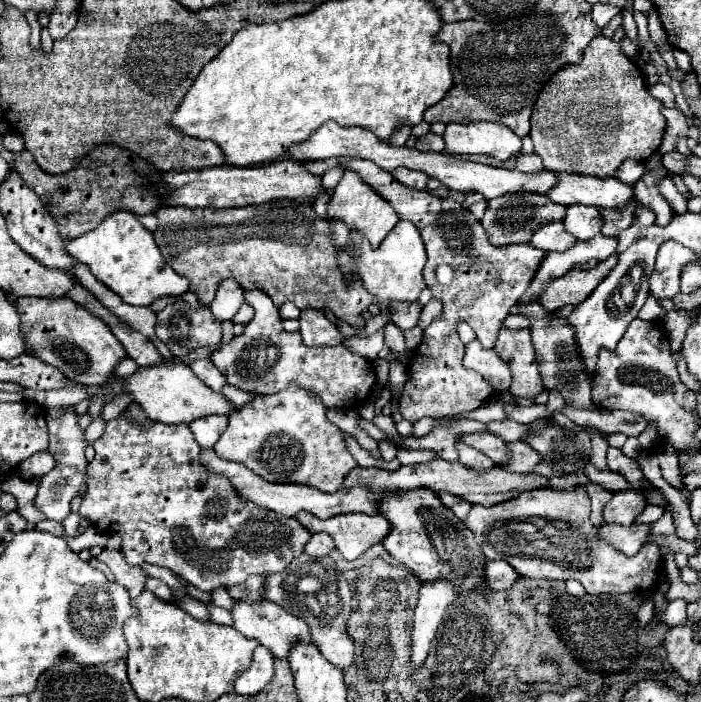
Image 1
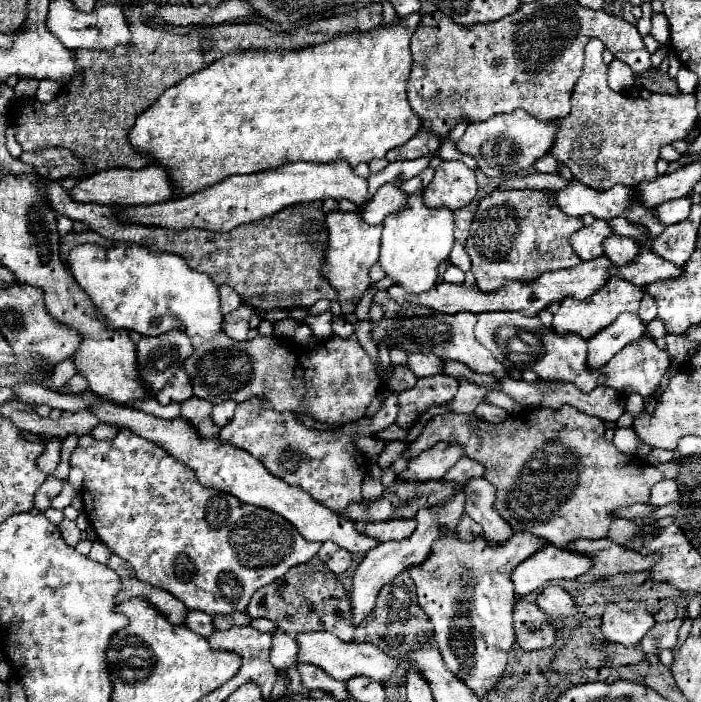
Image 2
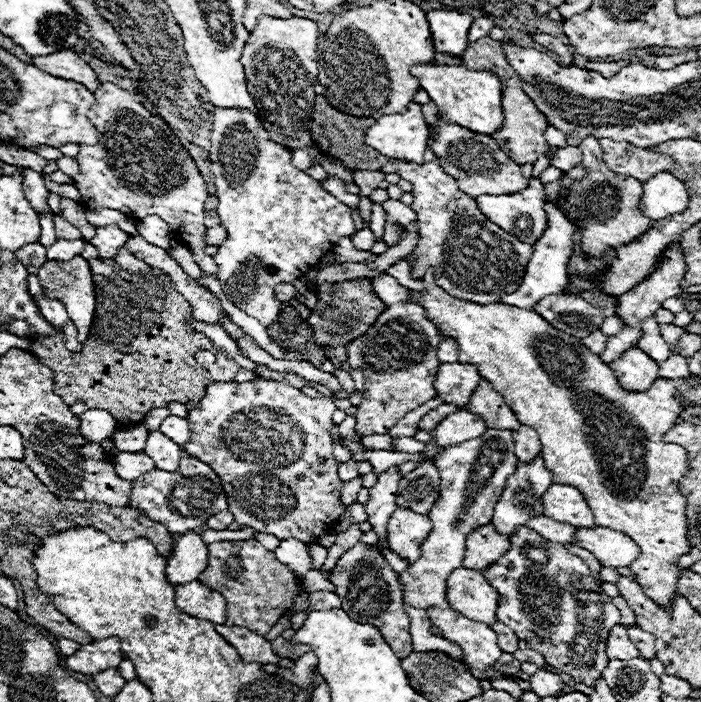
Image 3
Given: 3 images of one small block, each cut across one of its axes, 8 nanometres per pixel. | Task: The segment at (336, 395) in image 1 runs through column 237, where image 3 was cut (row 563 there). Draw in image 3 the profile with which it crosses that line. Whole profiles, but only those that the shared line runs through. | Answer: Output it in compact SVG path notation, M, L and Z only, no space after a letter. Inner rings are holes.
M358 542L354 548L346 550L332 570L332 584L336 586L342 608L352 620L376 626L400 660L402 656L410 656L410 618L402 608L402 586L398 582L398 574L388 566L378 548Z

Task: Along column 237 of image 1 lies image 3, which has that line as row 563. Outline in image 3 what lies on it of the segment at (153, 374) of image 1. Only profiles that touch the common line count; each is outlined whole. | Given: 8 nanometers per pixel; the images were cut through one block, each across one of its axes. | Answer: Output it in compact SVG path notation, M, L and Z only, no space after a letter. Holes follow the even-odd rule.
M396 508L388 520L388 546L402 560L412 564L420 556L420 544L430 532L432 522L428 516L416 514L408 508Z

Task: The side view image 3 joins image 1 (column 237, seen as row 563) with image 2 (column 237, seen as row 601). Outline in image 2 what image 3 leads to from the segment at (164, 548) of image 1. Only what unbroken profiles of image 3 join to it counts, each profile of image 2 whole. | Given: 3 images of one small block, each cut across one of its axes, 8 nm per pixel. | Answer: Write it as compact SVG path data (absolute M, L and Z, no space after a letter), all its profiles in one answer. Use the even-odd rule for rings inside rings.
M120 428L118 434L112 438L112 440L94 440L88 448L82 448L78 446L72 456L70 456L70 464L72 466L80 466L84 470L84 484L82 484L82 500L84 500L84 512L94 528L94 532L98 534L100 542L104 542L112 554L128 560L136 572L136 578L152 584L152 586L158 586L166 592L170 592L172 596L176 596L178 600L182 600L186 604L188 610L200 610L208 616L216 616L216 614L232 614L232 612L244 612L246 606L248 606L248 600L250 596L262 588L262 586L268 586L270 582L278 580L280 576L284 576L292 566L296 564L304 564L308 562L310 558L314 558L320 550L320 542L308 542L306 538L302 538L298 534L298 530L294 530L294 526L290 526L290 522L286 522L280 514L274 514L272 510L264 510L264 508L258 508L258 506L250 506L250 504L244 504L240 502L238 498L234 498L232 494L226 494L226 492L218 492L218 490L212 490L212 488L204 488L200 486L194 476L194 472L190 472L188 468L180 466L178 462L172 460L172 456L168 456L162 448L158 448L154 442L148 442L146 438L140 438L138 434L130 432L128 428Z

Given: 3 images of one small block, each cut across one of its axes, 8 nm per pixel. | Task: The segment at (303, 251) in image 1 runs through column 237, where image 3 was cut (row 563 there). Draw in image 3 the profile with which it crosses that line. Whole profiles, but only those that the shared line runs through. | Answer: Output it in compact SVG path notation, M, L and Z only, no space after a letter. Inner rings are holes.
M258 540L208 544L208 566L198 580L226 598L228 626L250 628L252 632L262 636L266 636L268 630L276 624L276 620L286 610L290 610L300 586L300 580L276 560L274 552L266 550Z

